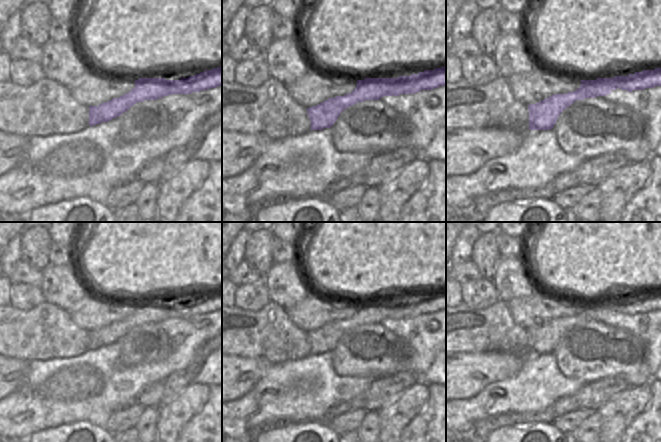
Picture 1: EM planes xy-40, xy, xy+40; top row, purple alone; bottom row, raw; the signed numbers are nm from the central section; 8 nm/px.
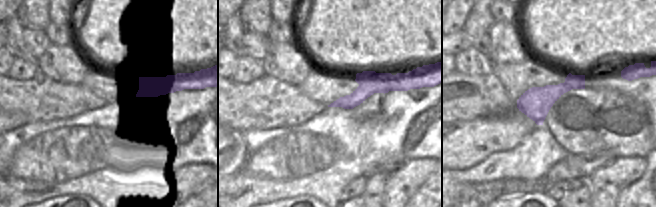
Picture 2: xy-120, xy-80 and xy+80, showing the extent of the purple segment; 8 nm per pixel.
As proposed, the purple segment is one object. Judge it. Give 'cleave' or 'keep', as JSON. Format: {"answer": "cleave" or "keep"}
{"answer": "cleave"}

